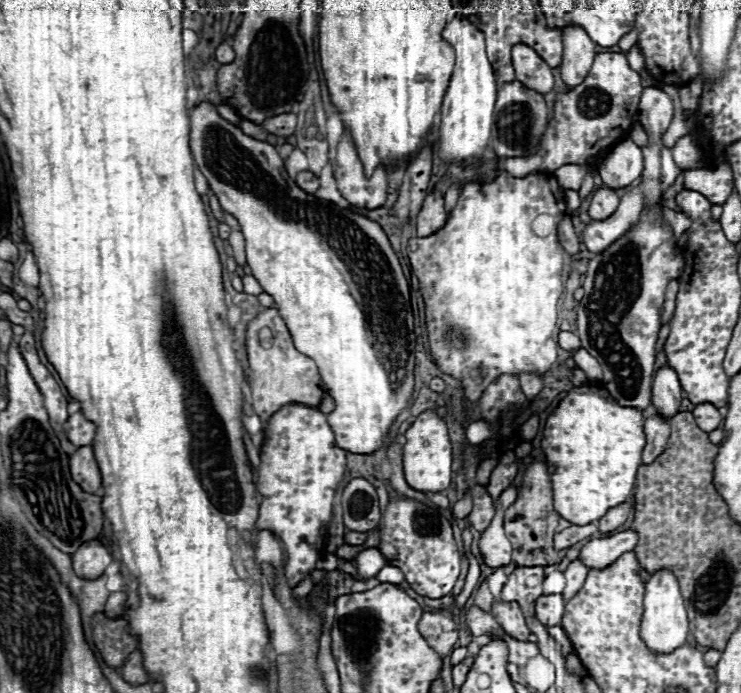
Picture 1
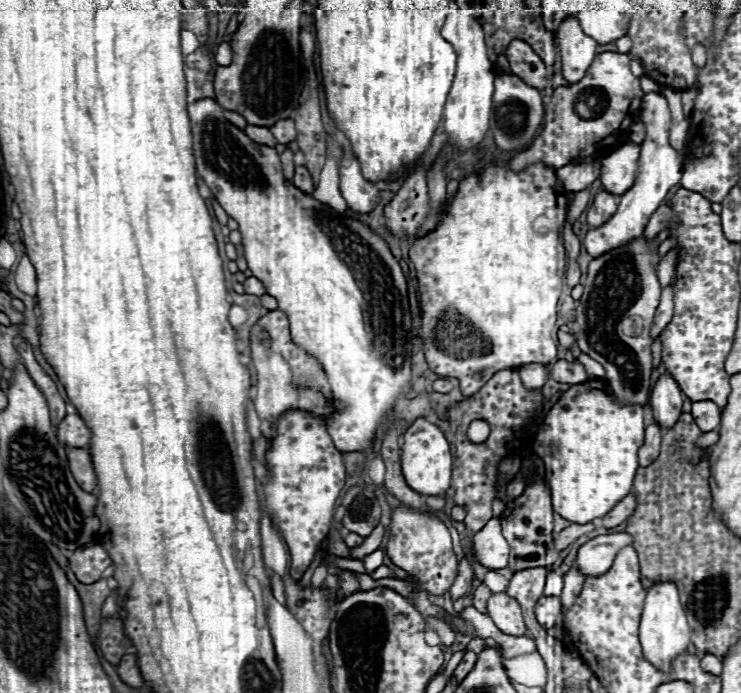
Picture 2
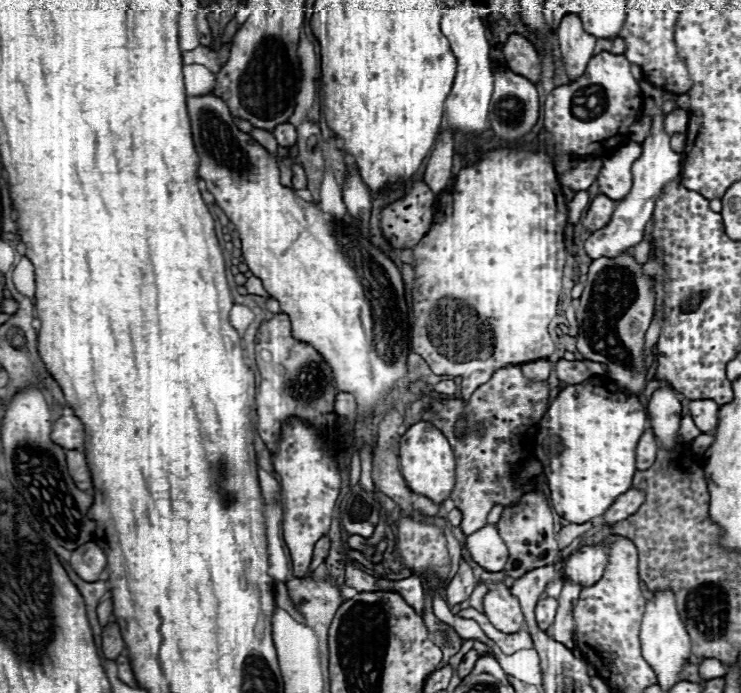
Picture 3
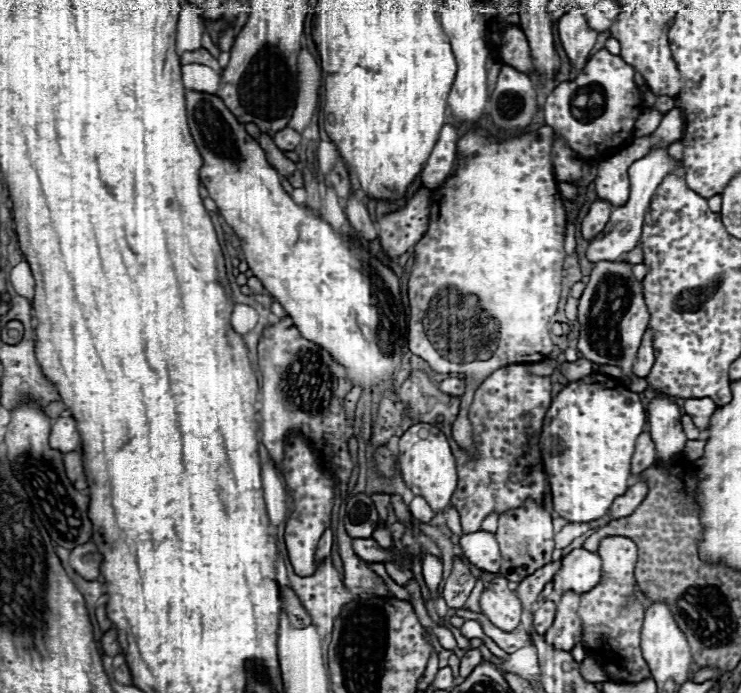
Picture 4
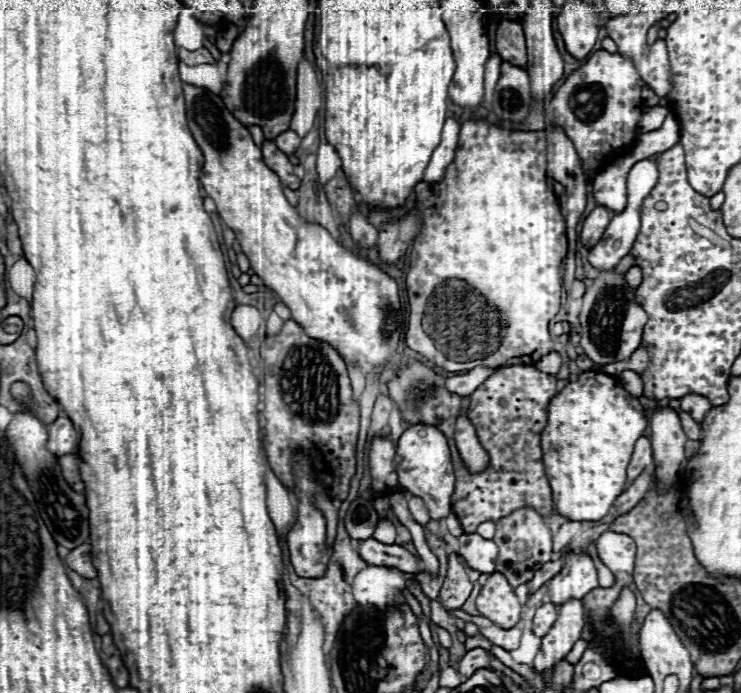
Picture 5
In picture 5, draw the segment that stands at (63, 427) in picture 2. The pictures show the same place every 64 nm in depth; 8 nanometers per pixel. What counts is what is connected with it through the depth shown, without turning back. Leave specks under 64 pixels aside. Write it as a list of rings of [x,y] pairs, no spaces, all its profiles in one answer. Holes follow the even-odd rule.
[[[66,416],[56,418],[52,424],[48,424],[48,440],[46,450],[50,450],[56,456],[72,454],[78,446],[78,432],[74,430],[72,422]]]

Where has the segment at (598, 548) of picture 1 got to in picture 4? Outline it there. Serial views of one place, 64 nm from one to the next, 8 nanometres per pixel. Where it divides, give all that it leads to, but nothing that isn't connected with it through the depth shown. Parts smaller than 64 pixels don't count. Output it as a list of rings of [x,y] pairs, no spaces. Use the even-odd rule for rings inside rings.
[[[584,548],[572,550],[562,558],[562,568],[554,576],[554,590],[562,596],[568,590],[584,594],[600,582],[602,560],[598,554],[592,554]]]

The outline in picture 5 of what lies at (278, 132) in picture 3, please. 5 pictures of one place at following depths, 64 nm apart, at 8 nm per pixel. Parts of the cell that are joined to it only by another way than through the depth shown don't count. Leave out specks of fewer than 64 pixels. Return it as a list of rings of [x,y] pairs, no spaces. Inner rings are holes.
[[[288,130],[288,132],[280,134],[274,142],[276,142],[276,146],[278,146],[286,156],[292,156],[292,154],[296,152],[296,148],[300,146],[300,136],[298,136],[296,132]]]

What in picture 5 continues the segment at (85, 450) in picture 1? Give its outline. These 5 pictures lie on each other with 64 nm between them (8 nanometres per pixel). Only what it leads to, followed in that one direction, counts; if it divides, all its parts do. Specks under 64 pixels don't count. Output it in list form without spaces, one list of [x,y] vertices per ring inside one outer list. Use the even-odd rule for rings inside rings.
[[[76,454],[60,456],[60,458],[58,458],[58,466],[60,466],[62,476],[66,478],[68,486],[70,486],[74,492],[84,492],[84,484],[82,484],[80,474],[78,474],[78,456],[76,456]]]

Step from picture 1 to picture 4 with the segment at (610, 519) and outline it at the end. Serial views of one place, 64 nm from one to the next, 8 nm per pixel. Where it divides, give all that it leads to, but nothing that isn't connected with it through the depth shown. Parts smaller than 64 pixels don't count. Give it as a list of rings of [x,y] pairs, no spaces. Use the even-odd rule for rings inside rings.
[[[636,482],[634,486],[630,486],[628,490],[626,490],[626,494],[622,494],[622,496],[618,496],[616,500],[614,500],[614,504],[612,504],[612,508],[610,508],[610,514],[612,514],[612,518],[624,518],[624,516],[630,516],[638,506],[640,506],[640,502],[646,498],[646,494],[648,494],[648,486],[646,486],[646,482]]]

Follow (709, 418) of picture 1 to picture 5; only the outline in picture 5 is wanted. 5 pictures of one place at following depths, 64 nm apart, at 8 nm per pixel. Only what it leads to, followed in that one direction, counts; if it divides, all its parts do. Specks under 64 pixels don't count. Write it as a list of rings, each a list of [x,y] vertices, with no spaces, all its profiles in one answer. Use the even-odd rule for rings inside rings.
[[[688,394],[680,400],[680,410],[688,412],[696,422],[702,422],[710,408],[712,408],[712,404],[708,402],[708,398],[698,396],[698,394]]]

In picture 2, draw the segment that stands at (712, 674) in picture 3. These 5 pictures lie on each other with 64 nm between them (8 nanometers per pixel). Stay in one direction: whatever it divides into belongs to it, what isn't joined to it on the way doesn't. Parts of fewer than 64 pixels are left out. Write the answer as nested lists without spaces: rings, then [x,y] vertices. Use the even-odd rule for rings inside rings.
[[[704,654],[704,656],[702,656],[702,668],[704,668],[708,674],[718,676],[718,674],[722,672],[722,658],[712,656],[712,654]]]

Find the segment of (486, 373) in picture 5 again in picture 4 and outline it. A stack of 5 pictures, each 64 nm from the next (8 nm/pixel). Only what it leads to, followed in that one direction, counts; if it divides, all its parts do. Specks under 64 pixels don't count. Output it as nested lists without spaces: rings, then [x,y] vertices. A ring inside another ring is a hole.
[[[446,378],[440,388],[446,392],[446,394],[452,394],[452,396],[462,396],[466,392],[466,386],[468,386],[468,380],[466,378]]]

